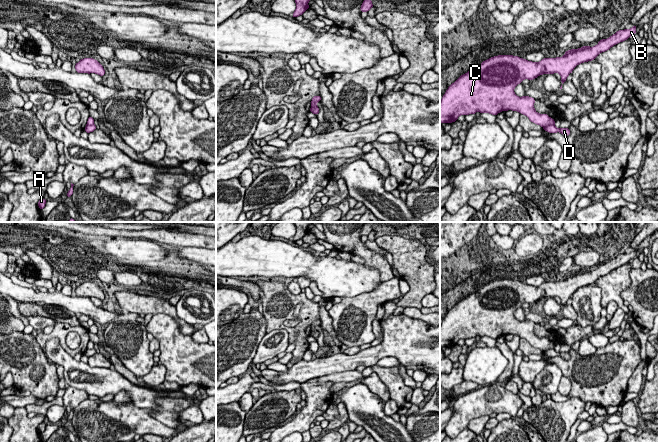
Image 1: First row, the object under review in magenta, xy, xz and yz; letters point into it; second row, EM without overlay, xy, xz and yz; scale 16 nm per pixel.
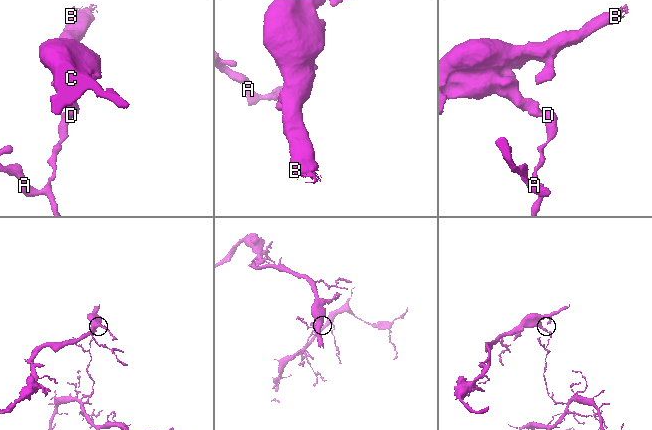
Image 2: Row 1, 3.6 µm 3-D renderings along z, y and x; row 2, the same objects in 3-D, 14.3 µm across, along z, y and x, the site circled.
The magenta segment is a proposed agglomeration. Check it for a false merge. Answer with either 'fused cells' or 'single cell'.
fused cells

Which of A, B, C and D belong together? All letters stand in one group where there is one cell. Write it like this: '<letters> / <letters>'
A D / B C

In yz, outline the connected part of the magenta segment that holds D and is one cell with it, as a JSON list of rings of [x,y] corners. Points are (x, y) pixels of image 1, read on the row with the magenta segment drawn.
[[[554,124],[544,127],[544,130],[549,132],[549,133],[560,132],[560,133],[562,133],[565,136],[569,136],[570,135],[569,128],[562,128],[562,129],[560,129],[560,128],[557,128]]]

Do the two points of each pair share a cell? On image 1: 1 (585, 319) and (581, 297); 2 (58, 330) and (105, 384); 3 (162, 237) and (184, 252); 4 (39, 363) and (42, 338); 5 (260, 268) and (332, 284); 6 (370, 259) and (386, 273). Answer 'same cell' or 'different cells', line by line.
1: same cell
2: different cells
3: different cells
4: different cells
5: same cell
6: same cell

